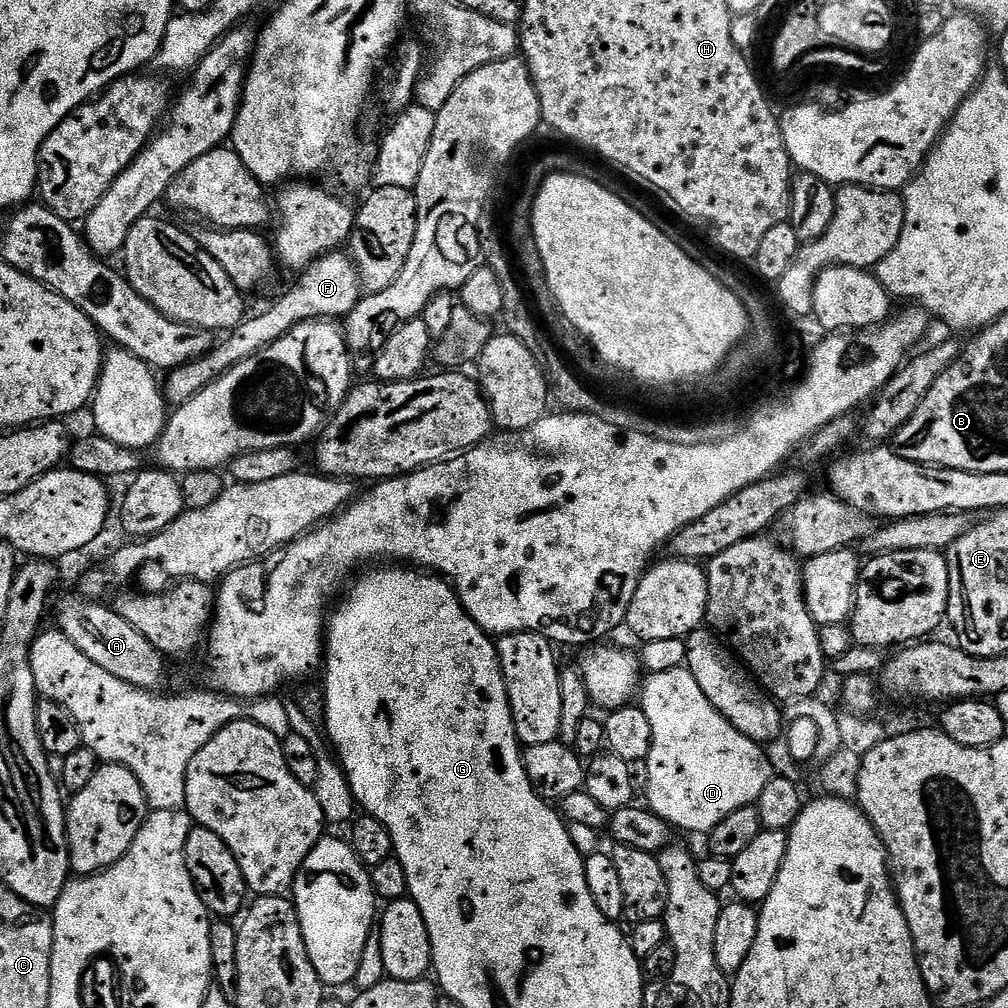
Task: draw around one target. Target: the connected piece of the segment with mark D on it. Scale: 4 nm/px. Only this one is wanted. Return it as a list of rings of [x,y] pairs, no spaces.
[[[687,667],[664,668],[661,672],[654,673],[653,676],[645,675],[642,680],[642,687],[638,692],[638,706],[646,714],[646,718],[650,718],[652,747],[646,761],[646,767],[648,767],[648,802],[646,804],[658,818],[664,819],[667,824],[676,830],[681,828],[684,832],[701,832],[701,834],[707,834],[714,830],[714,826],[718,826],[718,822],[722,822],[722,818],[730,818],[730,814],[734,814],[736,810],[742,810],[743,808],[755,805],[759,801],[762,790],[766,790],[766,782],[770,782],[774,775],[772,764],[768,761],[767,754],[764,753],[765,749],[757,744],[755,740],[742,735],[712,705],[710,698],[706,698],[706,694],[702,694],[702,686],[698,686],[698,682],[694,682],[694,674],[690,674]]]

